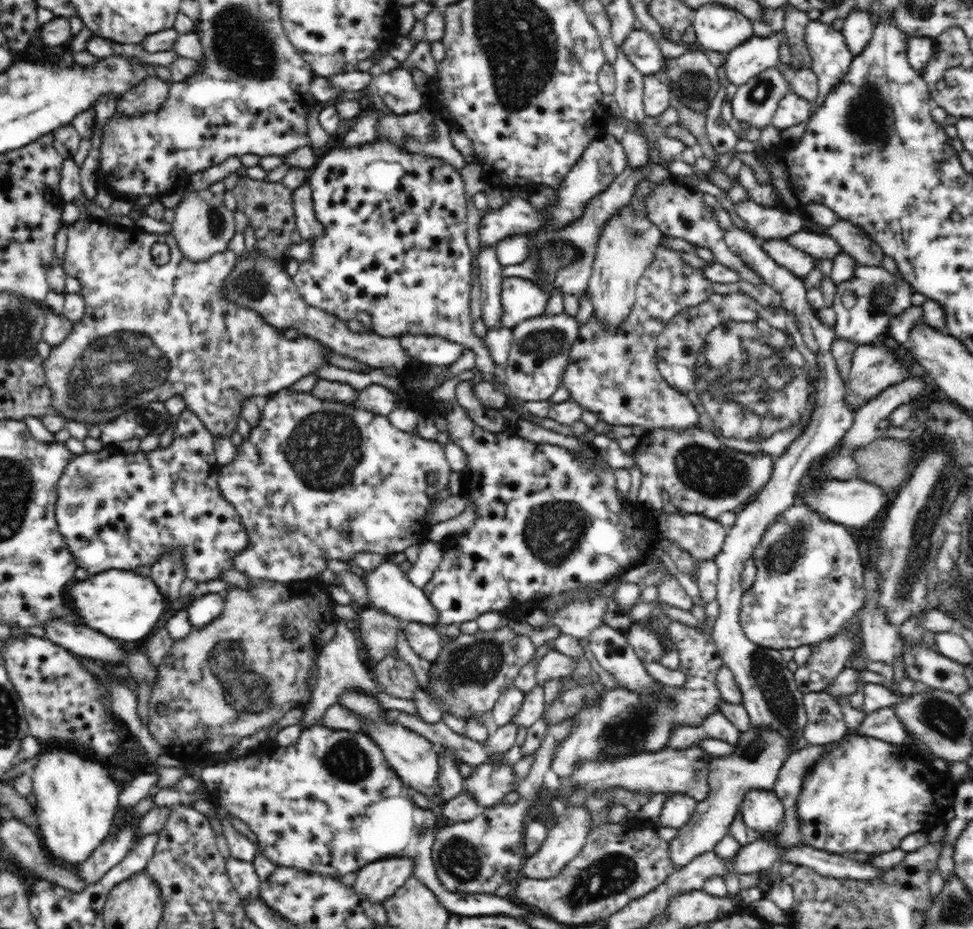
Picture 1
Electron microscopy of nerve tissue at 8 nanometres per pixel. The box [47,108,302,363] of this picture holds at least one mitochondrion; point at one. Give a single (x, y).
(248, 282)

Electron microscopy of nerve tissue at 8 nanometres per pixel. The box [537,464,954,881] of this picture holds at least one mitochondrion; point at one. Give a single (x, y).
(926, 522)

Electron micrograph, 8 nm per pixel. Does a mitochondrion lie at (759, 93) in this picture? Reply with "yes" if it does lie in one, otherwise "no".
yes

